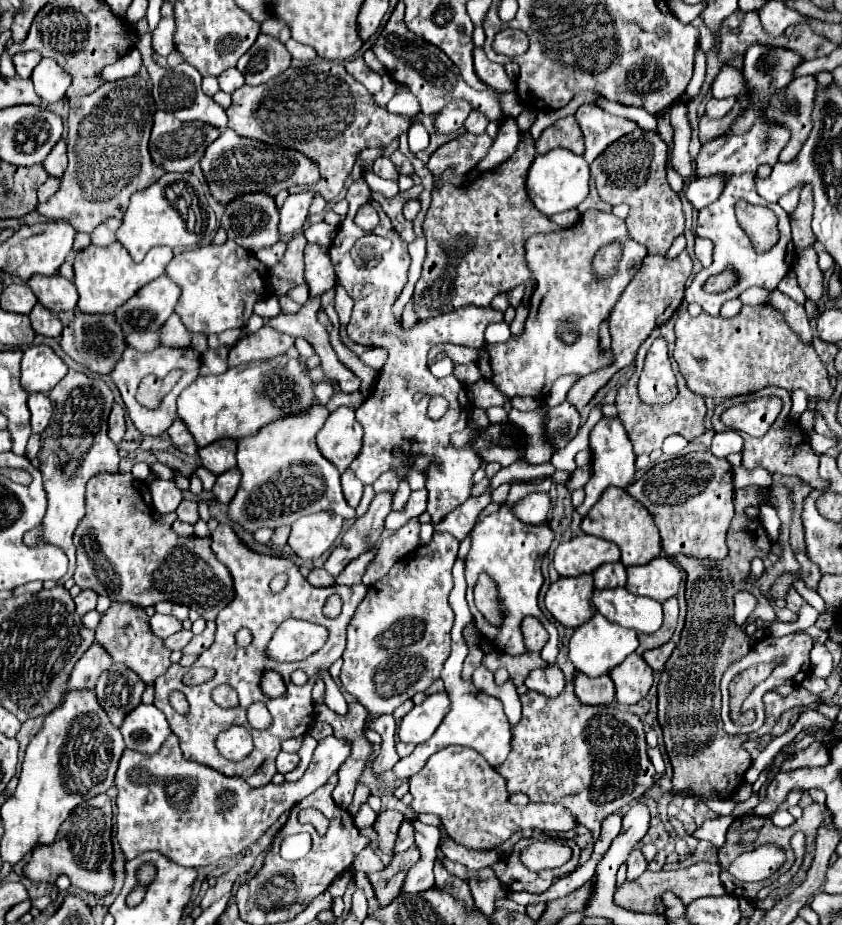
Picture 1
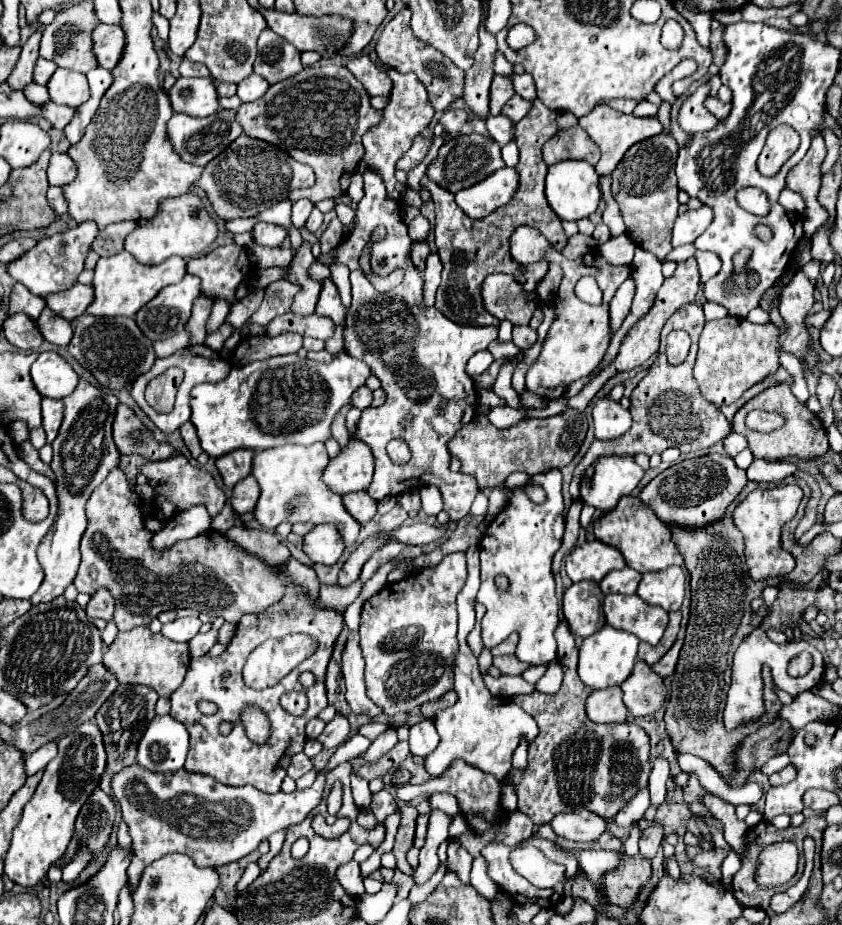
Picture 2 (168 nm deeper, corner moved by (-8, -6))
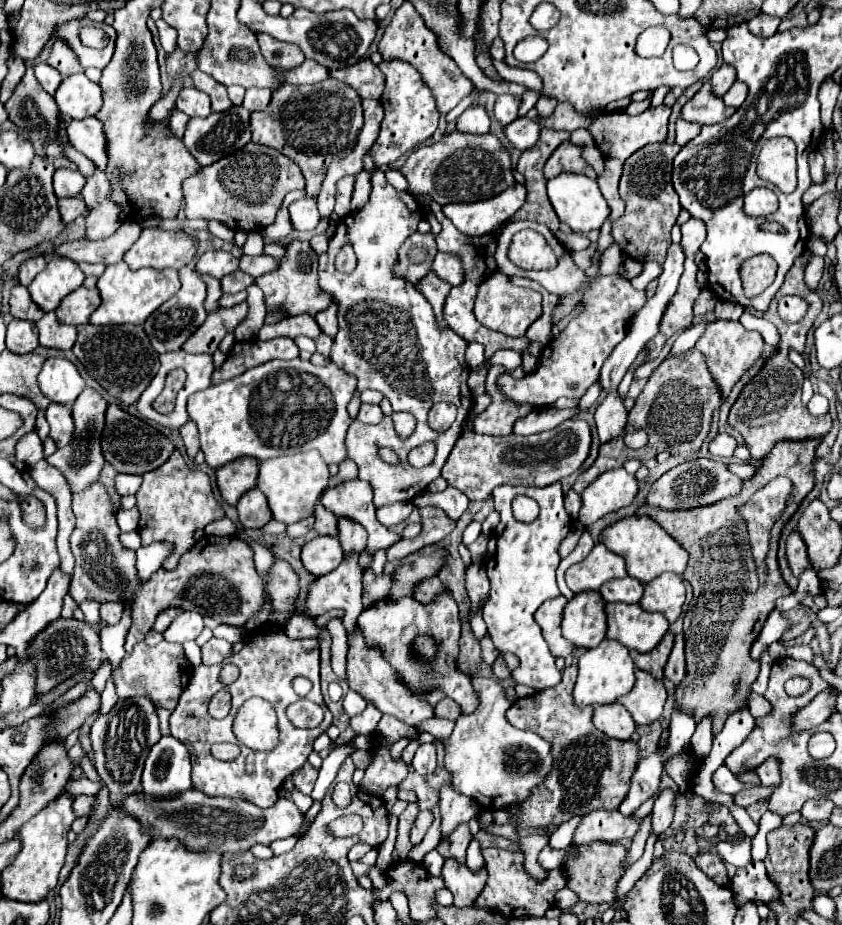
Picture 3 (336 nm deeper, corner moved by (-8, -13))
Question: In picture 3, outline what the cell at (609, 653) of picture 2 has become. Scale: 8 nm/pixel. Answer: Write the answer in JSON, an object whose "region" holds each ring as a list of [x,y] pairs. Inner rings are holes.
{"region":[[[602,640],[596,648],[586,650],[578,660],[578,680],[574,686],[574,702],[578,706],[588,704],[610,704],[634,686],[634,662],[628,648],[614,640]]]}

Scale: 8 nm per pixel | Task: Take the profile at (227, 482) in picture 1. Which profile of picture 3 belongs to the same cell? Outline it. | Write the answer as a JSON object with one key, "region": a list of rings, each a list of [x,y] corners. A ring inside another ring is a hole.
{"region":[[[252,488],[248,490],[236,504],[238,516],[240,516],[240,524],[248,530],[248,528],[262,528],[268,520],[272,520],[272,512],[268,508],[266,496],[258,490]]]}

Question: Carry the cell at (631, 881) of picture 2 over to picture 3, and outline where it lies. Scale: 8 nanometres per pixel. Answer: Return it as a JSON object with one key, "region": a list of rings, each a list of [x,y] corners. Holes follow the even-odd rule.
{"region":[[[592,842],[586,846],[580,846],[580,856],[570,860],[566,864],[566,876],[568,876],[568,888],[578,894],[580,900],[590,904],[608,904],[612,906],[616,898],[616,886],[620,878],[626,872],[626,856],[628,850],[616,842]]]}

